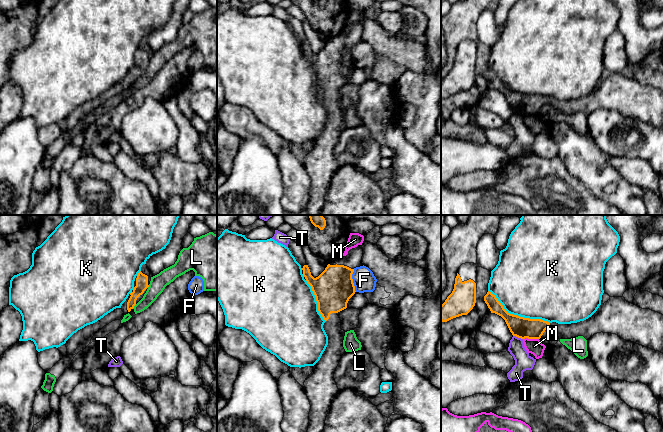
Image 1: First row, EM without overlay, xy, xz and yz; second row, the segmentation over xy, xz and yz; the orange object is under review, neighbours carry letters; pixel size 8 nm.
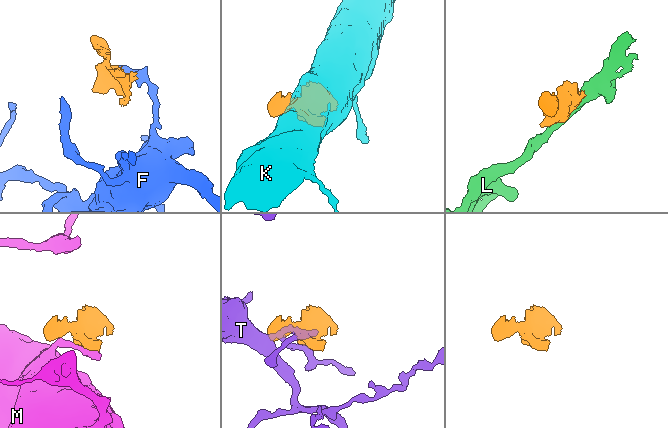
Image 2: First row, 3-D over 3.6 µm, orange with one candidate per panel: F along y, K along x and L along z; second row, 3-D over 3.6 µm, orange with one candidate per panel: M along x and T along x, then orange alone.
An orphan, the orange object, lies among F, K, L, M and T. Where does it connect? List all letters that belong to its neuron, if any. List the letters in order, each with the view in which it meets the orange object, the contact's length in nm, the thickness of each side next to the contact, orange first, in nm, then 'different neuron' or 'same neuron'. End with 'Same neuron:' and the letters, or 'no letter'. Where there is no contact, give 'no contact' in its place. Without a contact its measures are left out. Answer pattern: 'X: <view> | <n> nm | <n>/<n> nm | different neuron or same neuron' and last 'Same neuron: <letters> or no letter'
F: xz | 190 nm | 320/180 nm | different neuron
K: yz | 550 nm | 170/500 nm | different neuron
L: xy | 50 nm | 100/130 nm | different neuron
M: yz | 130 nm | 170/130 nm | different neuron
T: yz | 90 nm | 170/140 nm | different neuron
Same neuron: no letter

